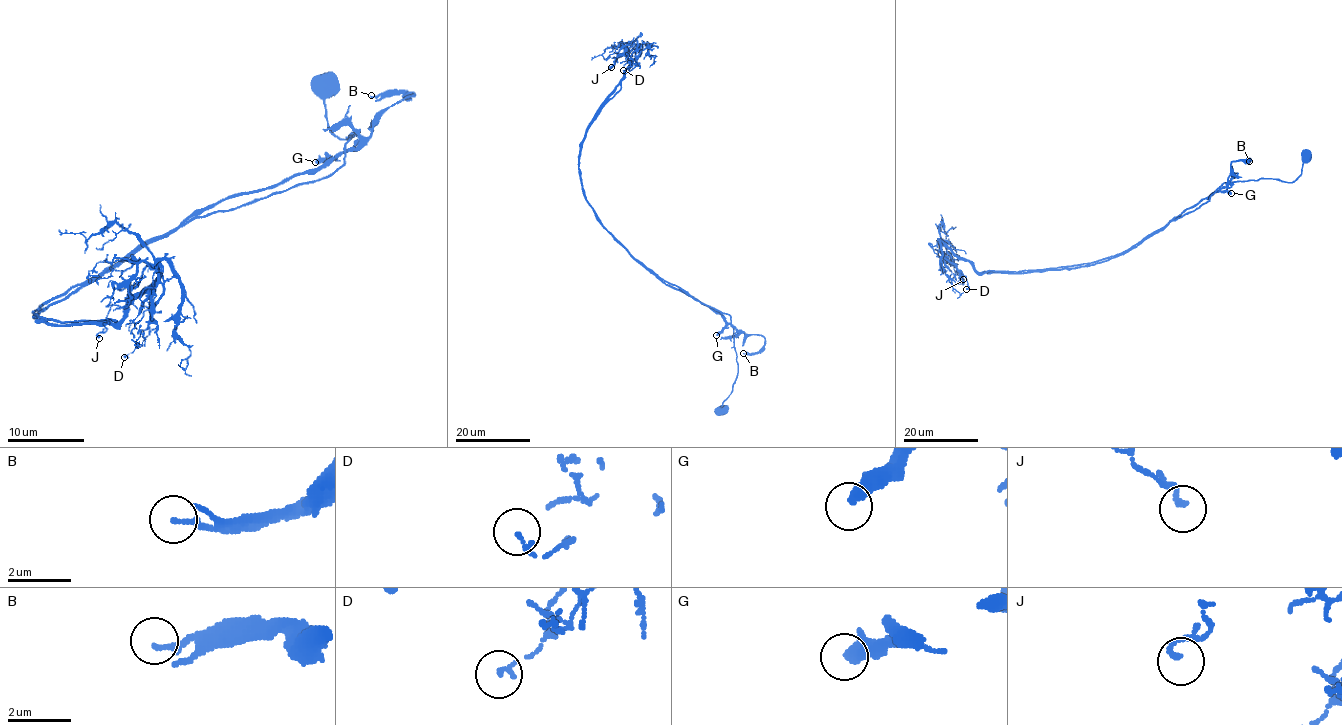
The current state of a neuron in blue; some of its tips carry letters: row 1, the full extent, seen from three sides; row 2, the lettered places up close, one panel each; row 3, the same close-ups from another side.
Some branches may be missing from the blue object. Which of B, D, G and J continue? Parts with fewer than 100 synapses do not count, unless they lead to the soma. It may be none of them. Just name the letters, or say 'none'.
none

